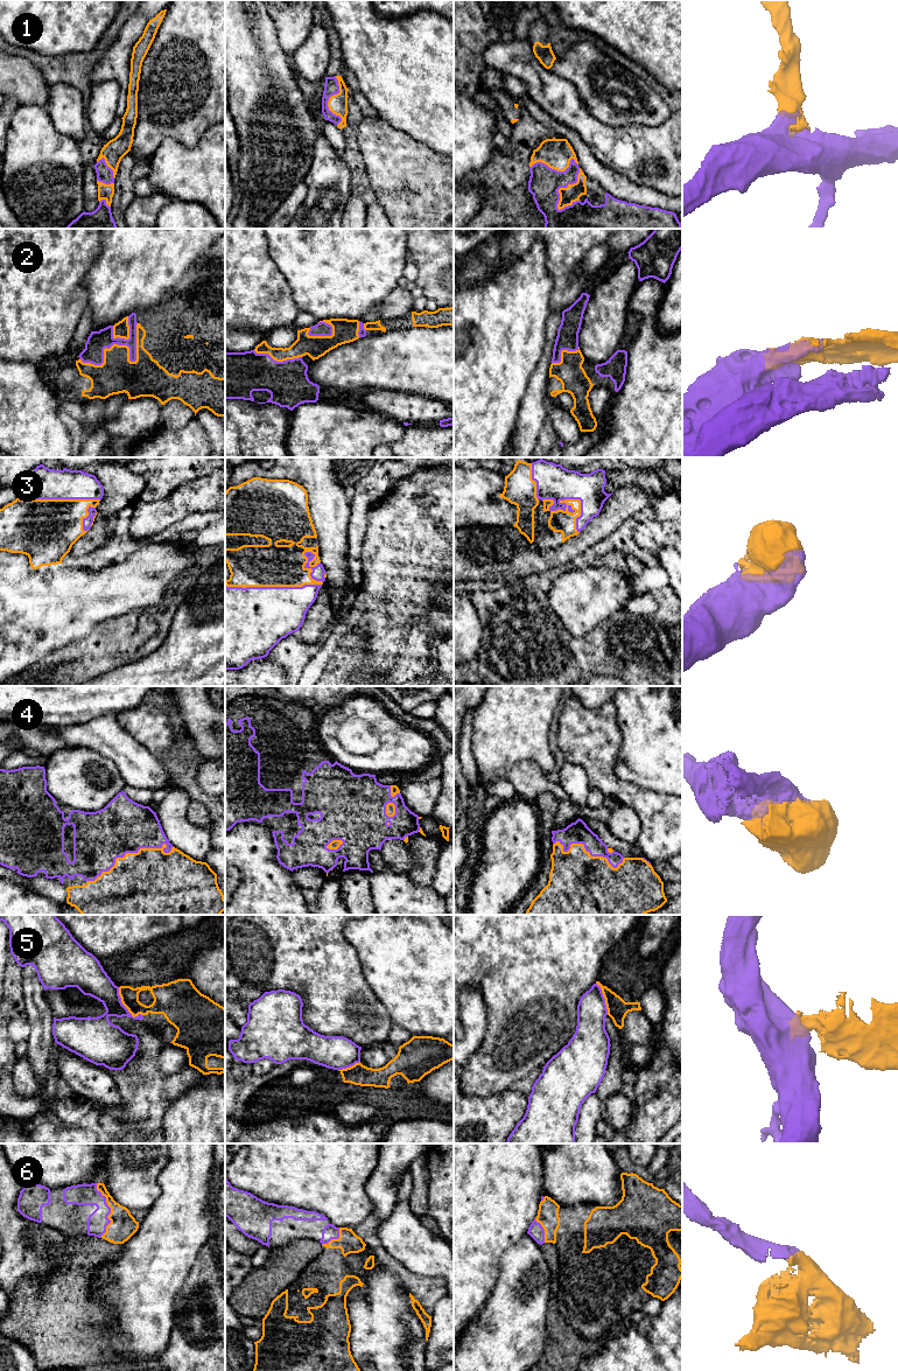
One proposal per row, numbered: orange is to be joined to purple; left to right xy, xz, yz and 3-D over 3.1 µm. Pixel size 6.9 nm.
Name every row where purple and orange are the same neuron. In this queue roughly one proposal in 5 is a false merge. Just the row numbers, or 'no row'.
1, 2, 3, 4, 6

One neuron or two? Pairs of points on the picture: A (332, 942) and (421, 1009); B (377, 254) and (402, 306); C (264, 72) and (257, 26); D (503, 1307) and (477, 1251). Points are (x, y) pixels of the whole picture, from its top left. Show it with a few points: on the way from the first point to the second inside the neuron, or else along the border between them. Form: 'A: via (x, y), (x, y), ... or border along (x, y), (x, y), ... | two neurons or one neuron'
A: border along (346, 941), (355, 949), (362, 973), (372, 988) | two neurons
B: border along (397, 286), (377, 307) | two neurons
C: via (257, 61), (257, 37) | one neuron
D: border along (500, 1258), (499, 1275), (481, 1309) | two neurons

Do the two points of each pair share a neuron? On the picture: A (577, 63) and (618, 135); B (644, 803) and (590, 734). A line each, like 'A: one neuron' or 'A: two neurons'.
A: two neurons
B: one neuron

